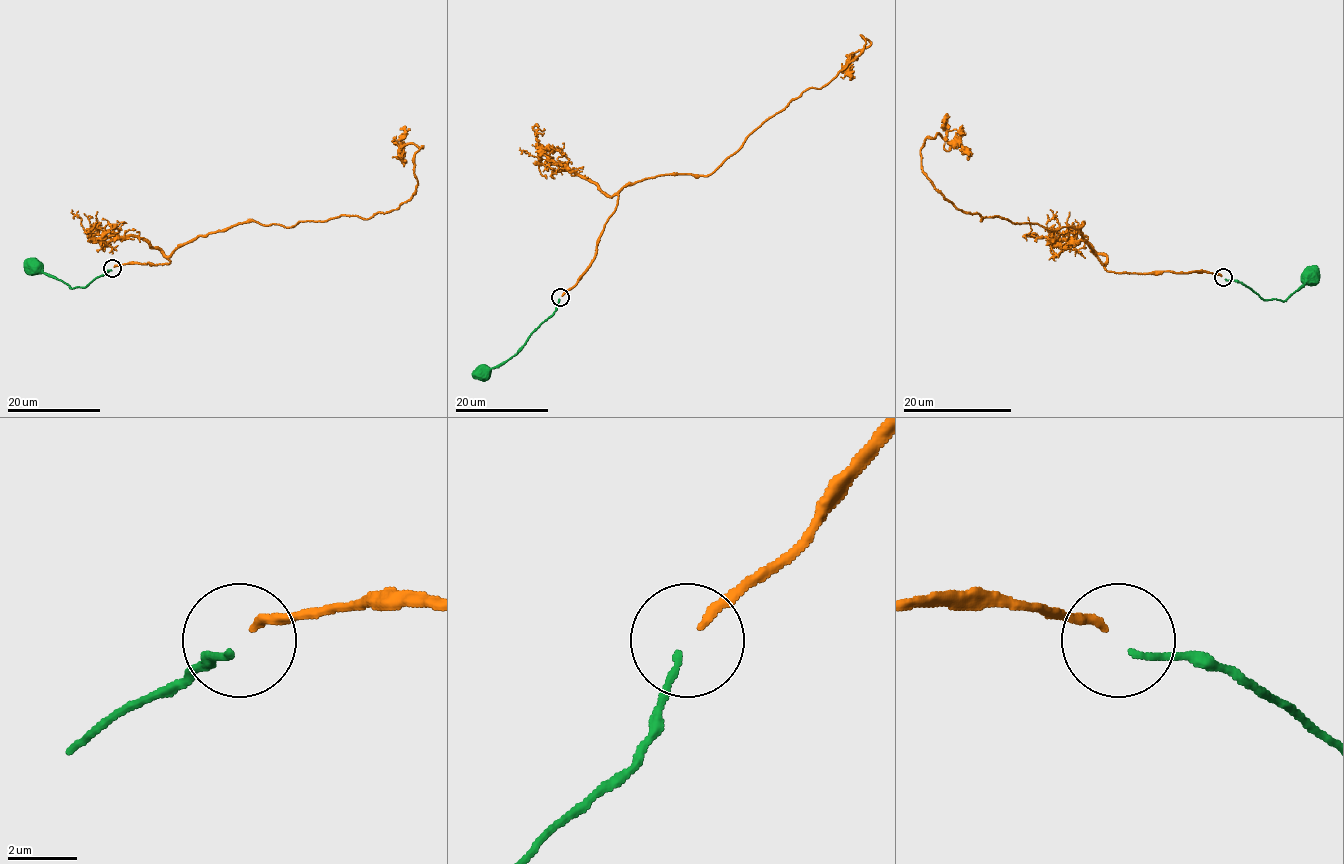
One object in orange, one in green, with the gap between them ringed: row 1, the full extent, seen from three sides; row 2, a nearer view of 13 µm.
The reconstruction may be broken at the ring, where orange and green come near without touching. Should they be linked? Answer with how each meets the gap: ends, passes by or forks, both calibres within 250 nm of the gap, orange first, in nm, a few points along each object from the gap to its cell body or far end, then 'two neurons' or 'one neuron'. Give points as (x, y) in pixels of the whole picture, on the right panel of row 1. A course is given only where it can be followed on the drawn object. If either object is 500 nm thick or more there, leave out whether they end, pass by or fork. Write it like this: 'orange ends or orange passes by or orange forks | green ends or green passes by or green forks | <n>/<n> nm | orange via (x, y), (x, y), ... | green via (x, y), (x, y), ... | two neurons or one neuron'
orange ends | green ends | 240/190 nm | orange via (1222, 276), (1107, 271), (1083, 224), (981, 221), (937, 189), (921, 147), (939, 135), (968, 160) | green via (1225, 279), (1238, 280), (1264, 299), (1284, 301), (1304, 283), (1304, 278), (1314, 268) | one neuron

